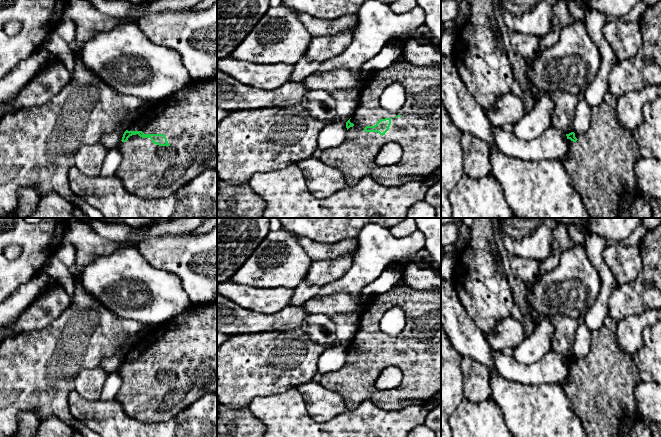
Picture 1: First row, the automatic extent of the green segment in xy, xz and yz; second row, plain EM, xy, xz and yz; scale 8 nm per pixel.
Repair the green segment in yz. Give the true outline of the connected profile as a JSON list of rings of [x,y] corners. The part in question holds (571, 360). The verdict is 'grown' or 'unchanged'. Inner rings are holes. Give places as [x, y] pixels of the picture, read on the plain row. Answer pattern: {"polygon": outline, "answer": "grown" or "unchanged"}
{"polygon": [[[609,315],[603,326],[592,331],[592,344],[589,353],[583,359],[571,356],[566,358],[568,363],[569,380],[562,387],[571,402],[572,408],[580,419],[588,437],[630,437],[631,428],[640,420],[638,402],[635,397],[635,387],[641,381],[633,359],[623,352],[616,337],[616,322]]], "answer": "grown"}

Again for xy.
{"polygon": [[[217,302],[193,304],[187,311],[172,319],[170,322],[149,328],[147,332],[136,338],[133,346],[124,356],[118,371],[122,378],[122,385],[115,399],[123,405],[125,412],[130,417],[135,418],[141,422],[168,421],[172,418],[175,418],[180,412],[184,411],[204,394],[217,393]]], "answer": "grown"}

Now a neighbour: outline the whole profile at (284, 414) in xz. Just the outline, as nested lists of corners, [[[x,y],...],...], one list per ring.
[[[296,388],[257,397],[248,410],[264,423],[266,432],[263,437],[407,437],[413,427],[424,424],[429,412],[423,404],[410,404],[399,411],[384,411],[366,400],[355,410],[346,410],[328,422],[317,423],[308,414],[304,398]]]

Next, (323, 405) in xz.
[[[314,381],[300,384],[296,389],[303,396],[307,412],[317,423],[325,423],[346,411],[343,398]]]

